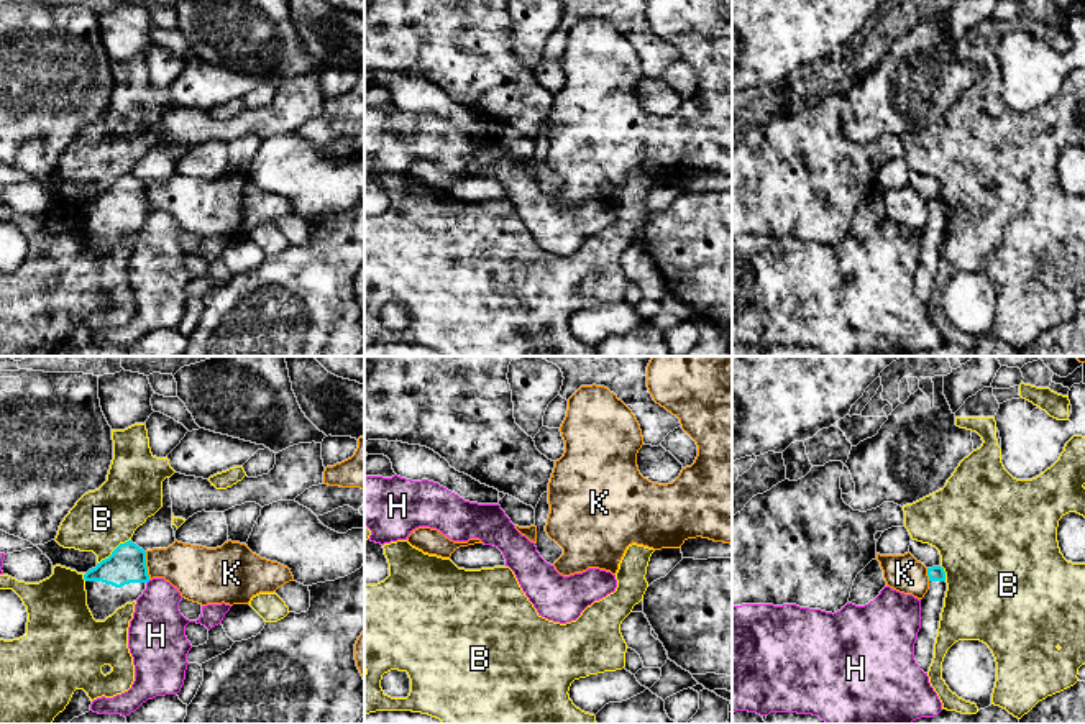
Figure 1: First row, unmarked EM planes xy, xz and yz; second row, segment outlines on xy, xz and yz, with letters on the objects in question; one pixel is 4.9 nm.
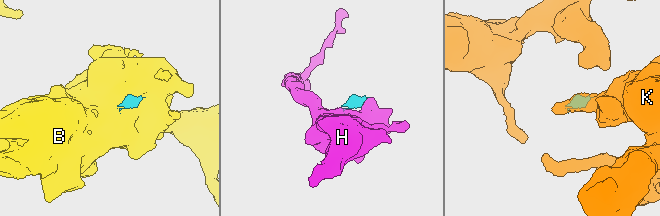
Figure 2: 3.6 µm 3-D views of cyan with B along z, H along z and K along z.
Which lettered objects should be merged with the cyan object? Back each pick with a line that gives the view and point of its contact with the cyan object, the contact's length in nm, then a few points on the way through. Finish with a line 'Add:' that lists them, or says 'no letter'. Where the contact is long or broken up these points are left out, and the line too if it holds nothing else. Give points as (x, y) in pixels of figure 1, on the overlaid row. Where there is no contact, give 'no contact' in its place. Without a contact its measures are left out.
Add: no letter

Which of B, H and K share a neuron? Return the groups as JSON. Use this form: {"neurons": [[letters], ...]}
{"neurons": [["B"], ["H"], ["K"]]}

